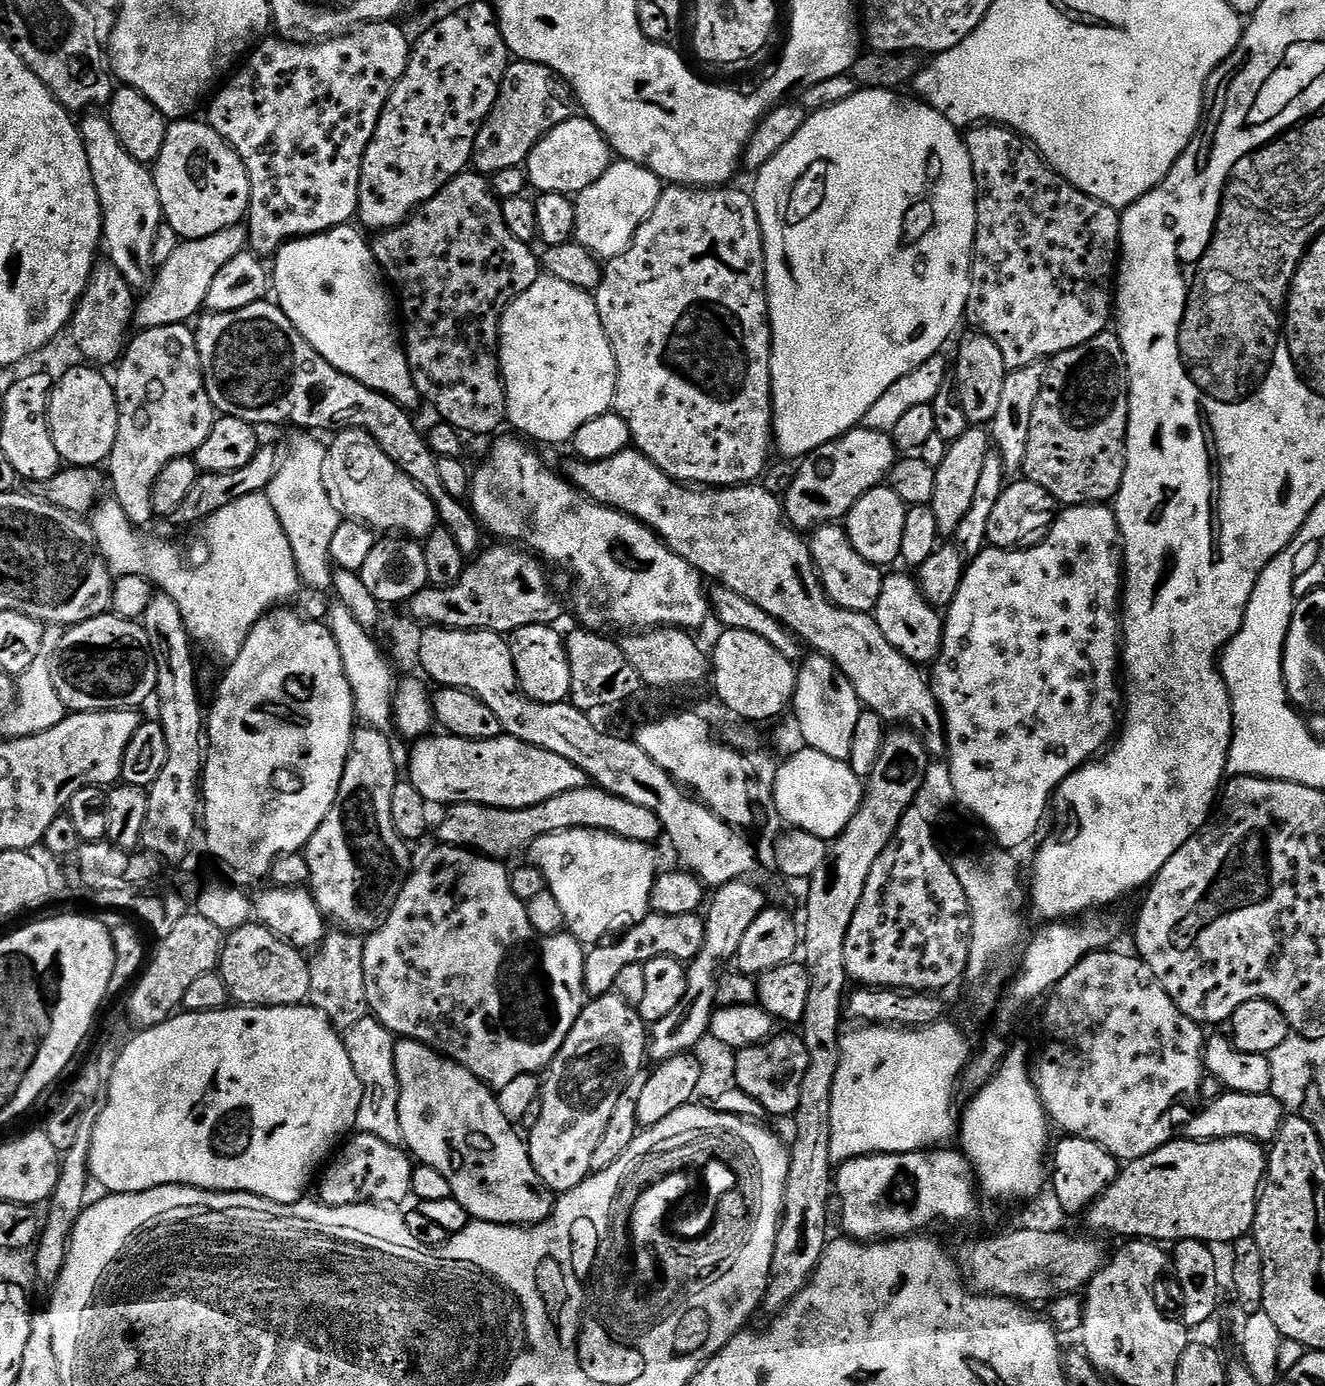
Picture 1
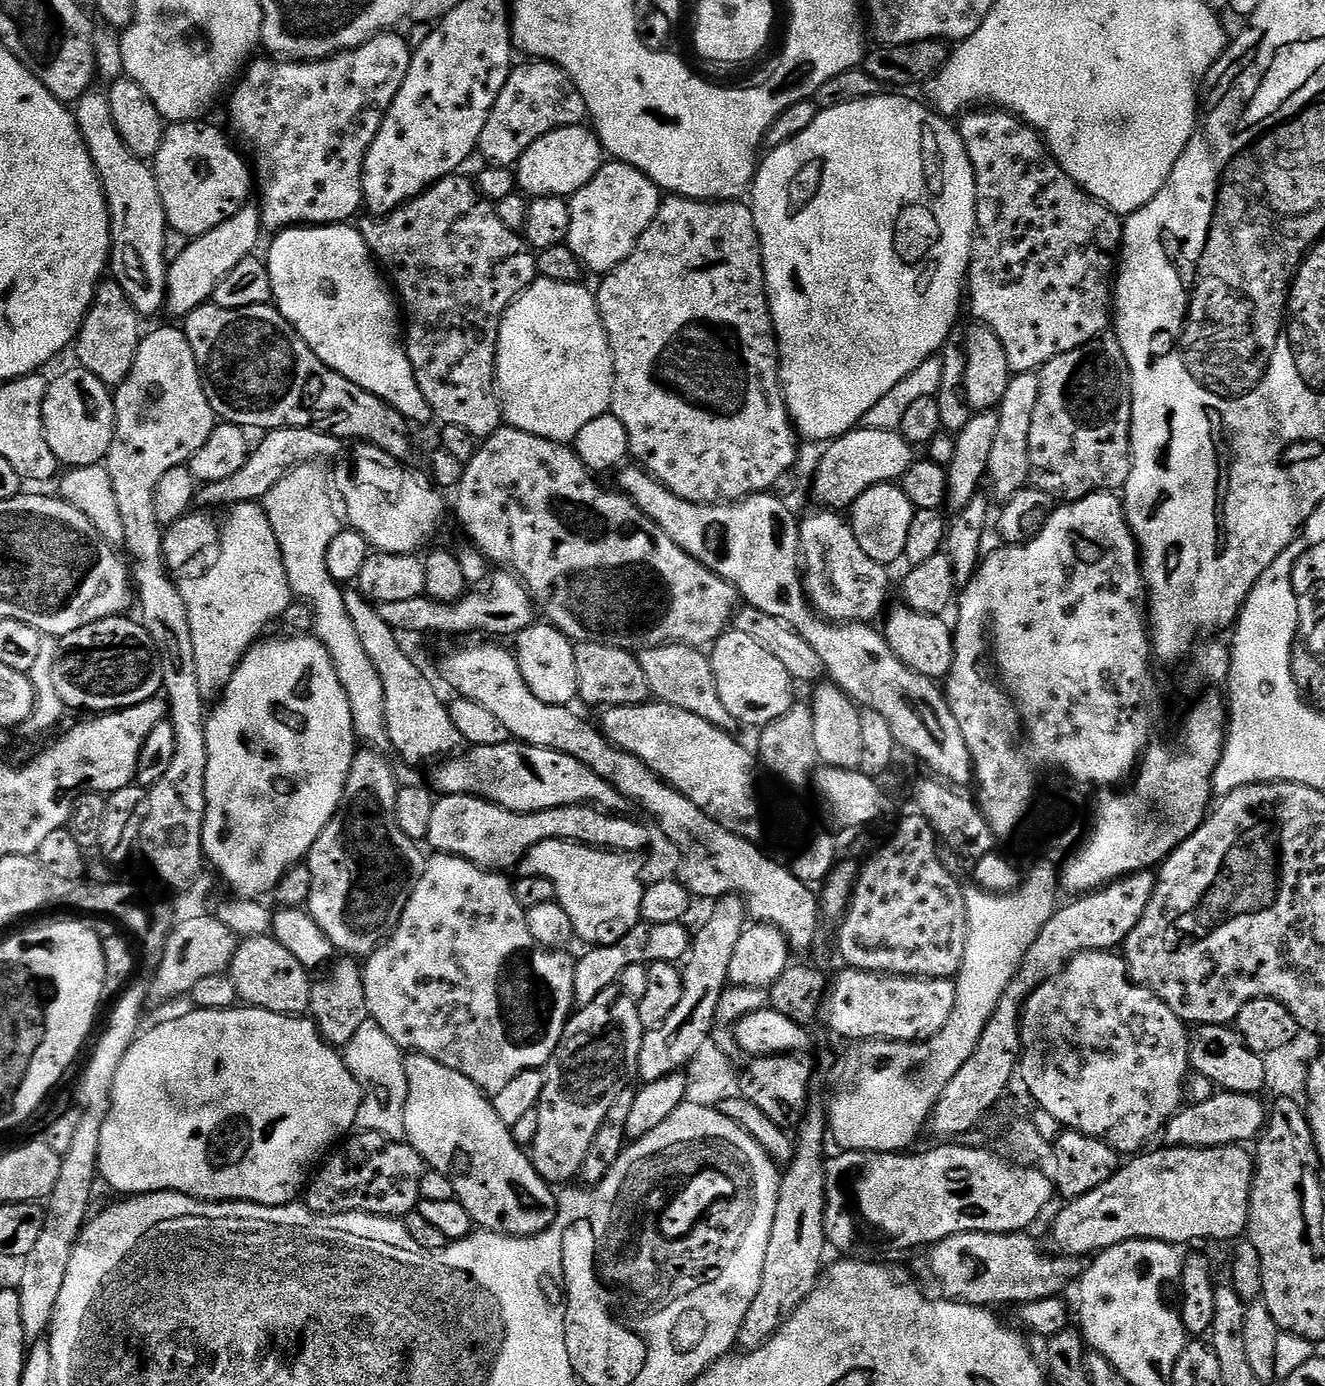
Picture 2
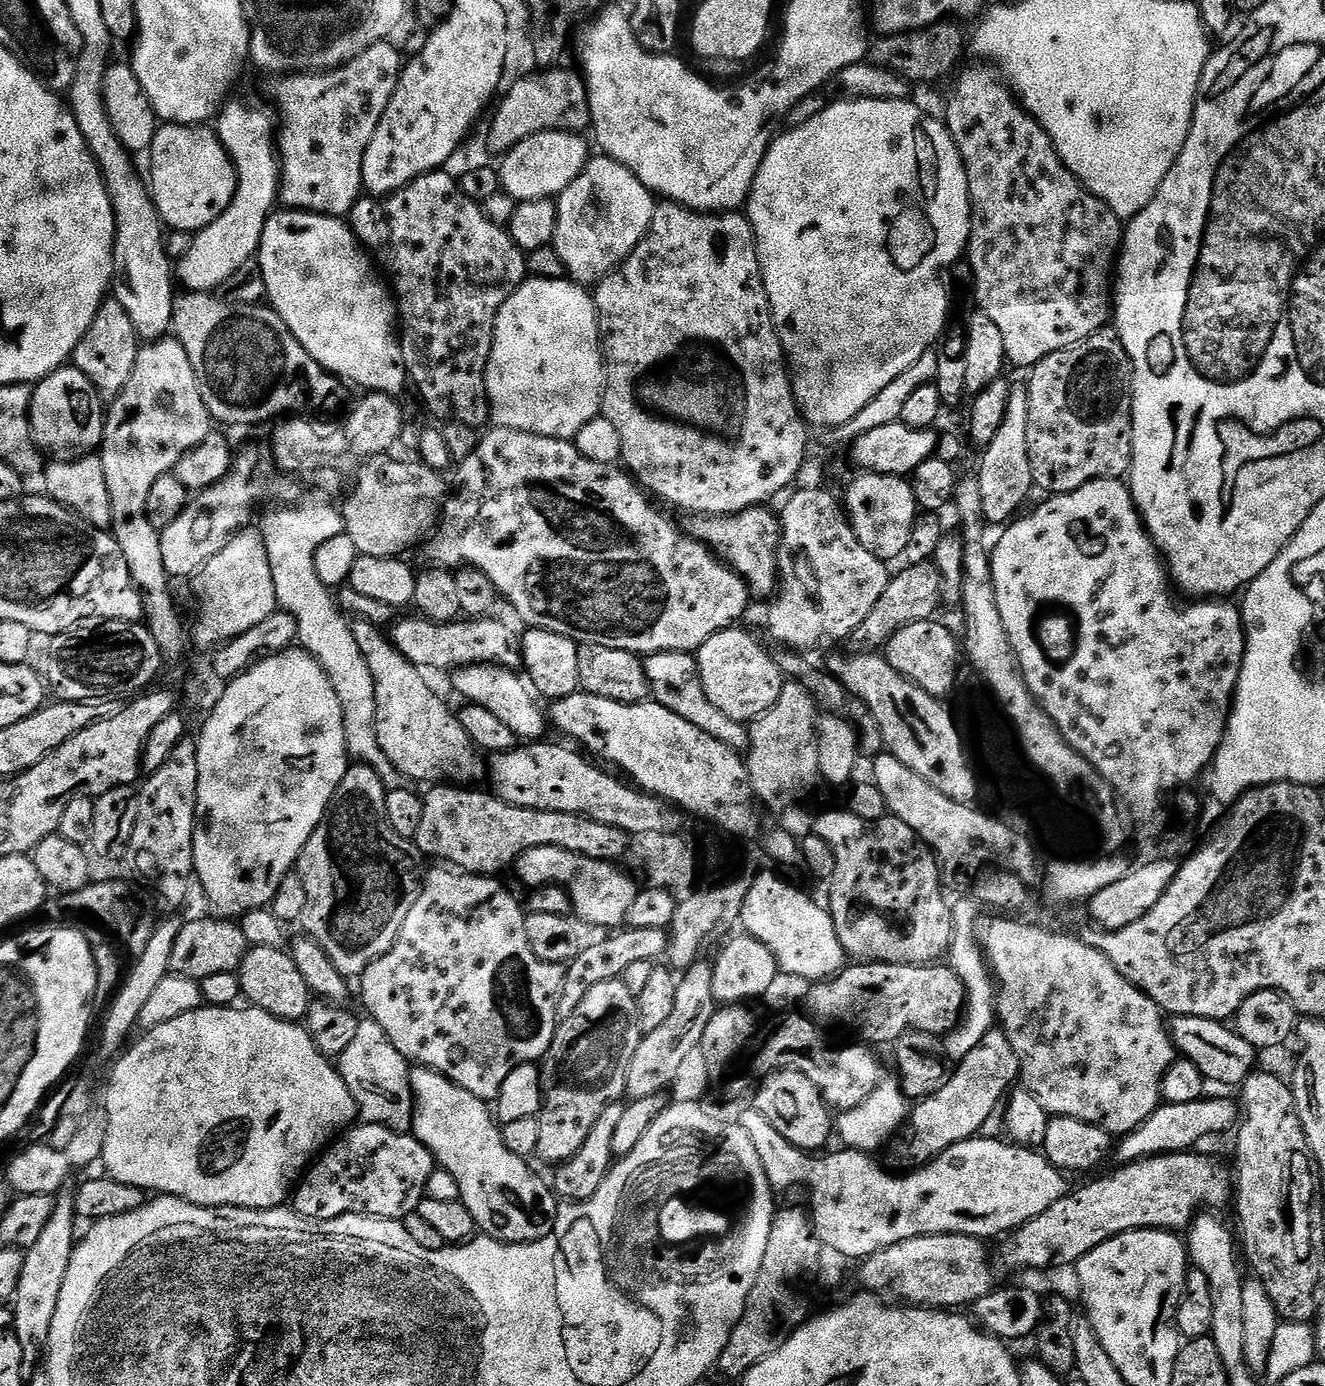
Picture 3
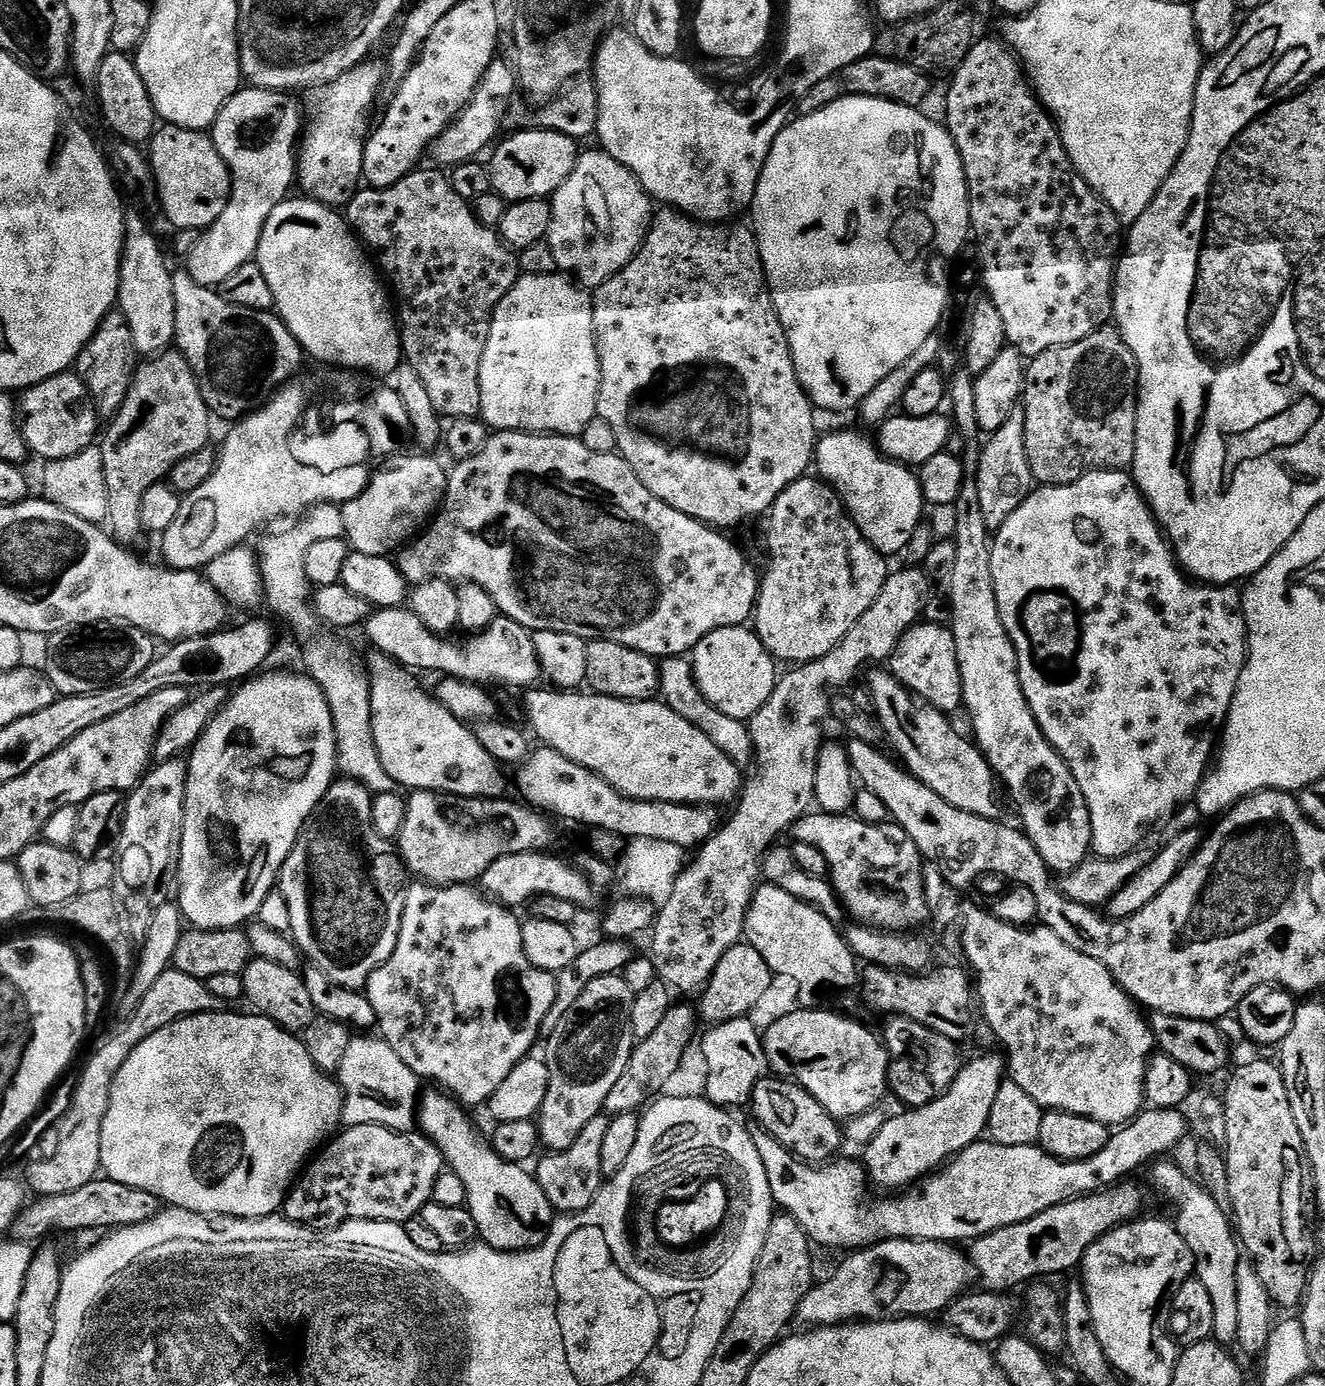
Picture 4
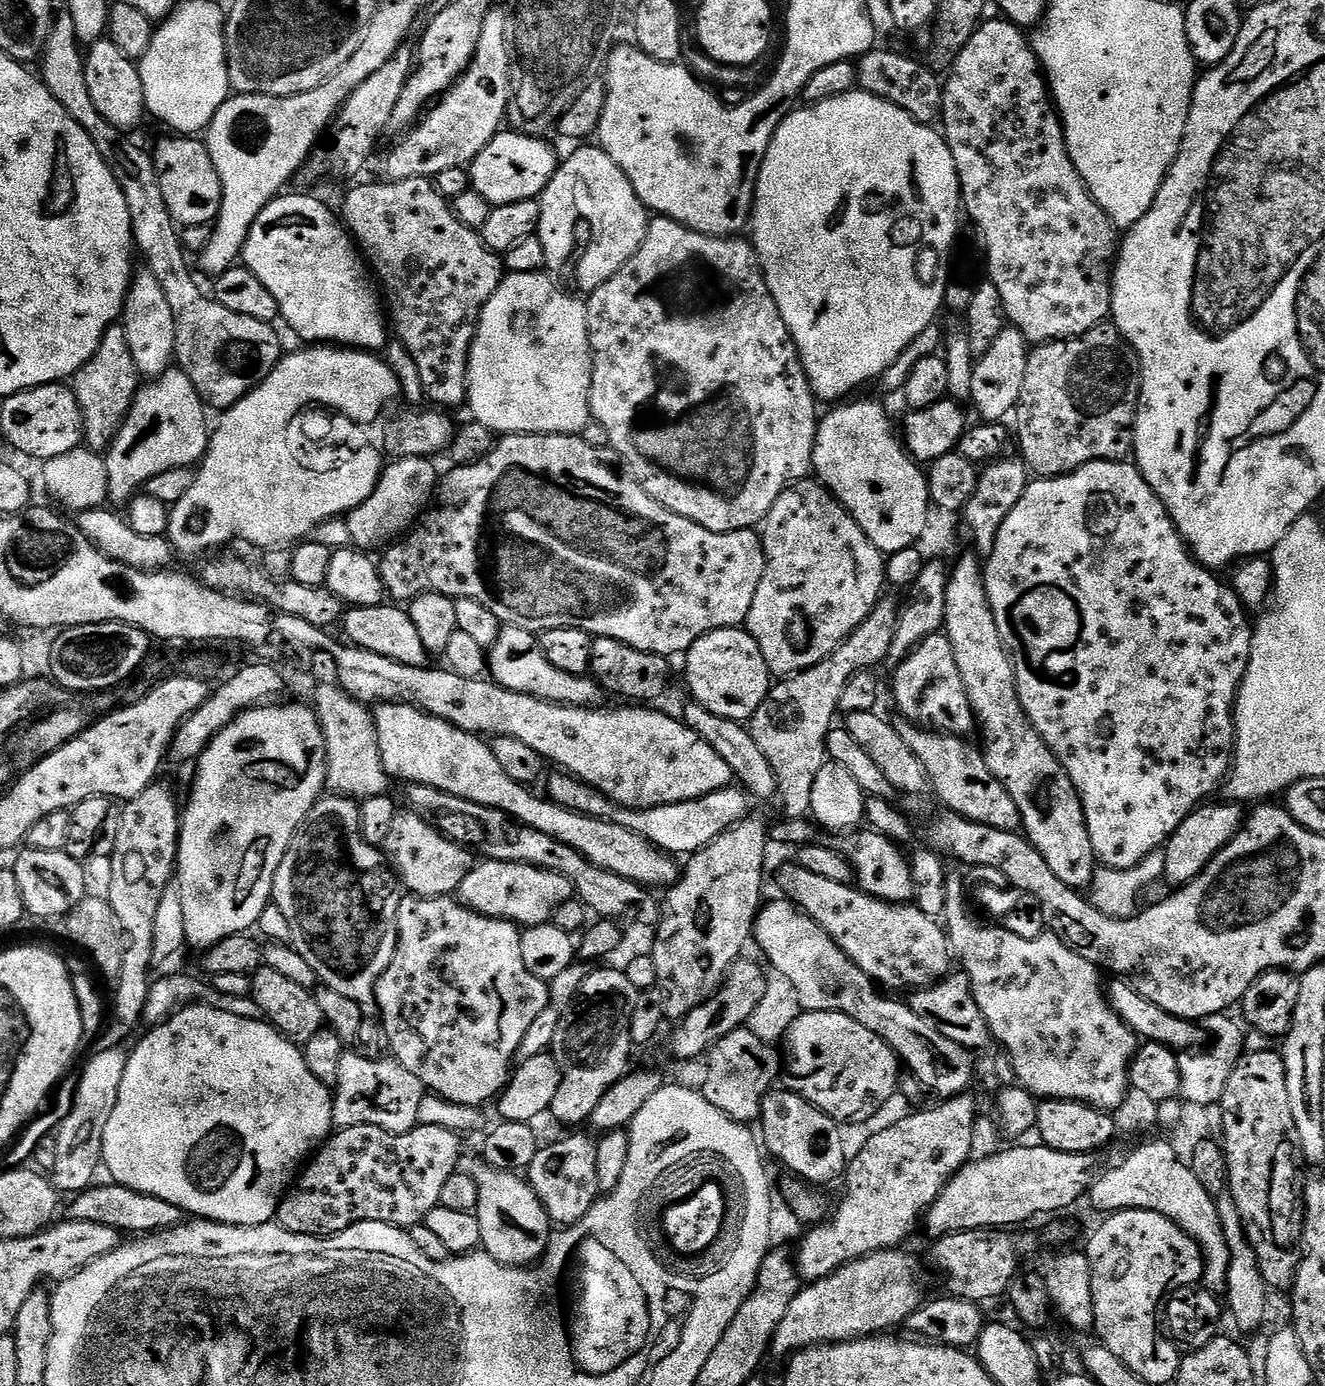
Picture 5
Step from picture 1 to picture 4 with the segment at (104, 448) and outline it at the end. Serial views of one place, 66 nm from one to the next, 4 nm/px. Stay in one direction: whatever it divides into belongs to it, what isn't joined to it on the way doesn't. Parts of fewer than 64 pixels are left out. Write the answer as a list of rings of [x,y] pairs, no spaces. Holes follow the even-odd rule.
[[[69,370],[58,374],[54,378],[46,378],[41,384],[35,384],[32,388],[23,389],[22,395],[18,400],[18,419],[20,422],[20,432],[24,435],[24,441],[28,447],[29,453],[33,457],[41,456],[41,461],[47,462],[50,460],[61,460],[62,458],[74,458],[74,454],[82,454],[82,450],[93,447],[98,440],[98,432],[96,436],[96,423],[98,423],[98,417],[96,415],[96,407],[94,406],[90,394],[88,393],[88,387],[80,381],[79,376],[76,375],[75,371]]]

